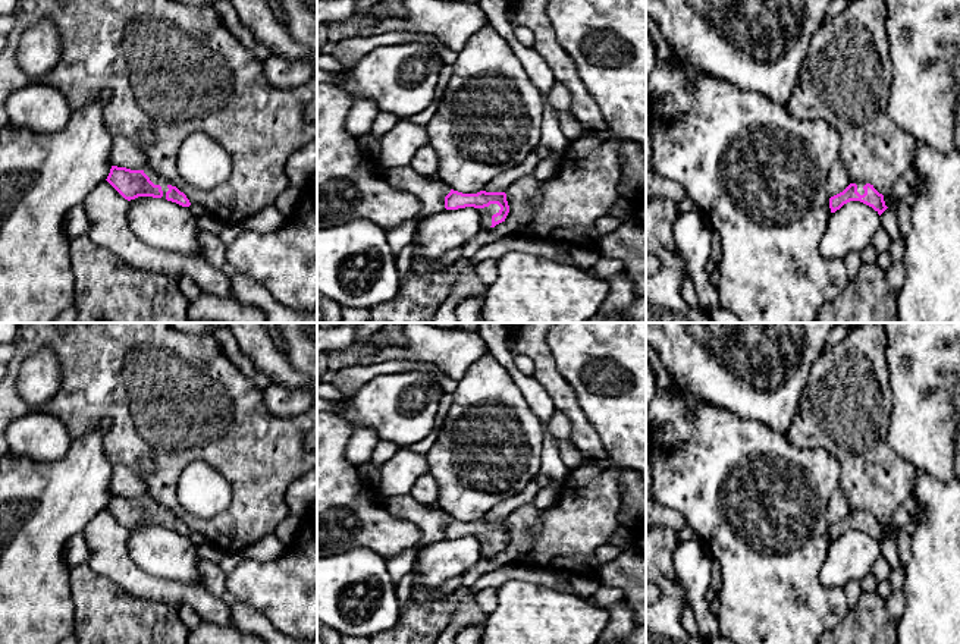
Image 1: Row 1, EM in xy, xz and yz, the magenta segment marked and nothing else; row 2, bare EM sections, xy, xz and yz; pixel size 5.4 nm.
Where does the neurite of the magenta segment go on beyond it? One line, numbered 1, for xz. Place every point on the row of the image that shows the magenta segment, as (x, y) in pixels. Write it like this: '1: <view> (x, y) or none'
1: xz (486, 213)

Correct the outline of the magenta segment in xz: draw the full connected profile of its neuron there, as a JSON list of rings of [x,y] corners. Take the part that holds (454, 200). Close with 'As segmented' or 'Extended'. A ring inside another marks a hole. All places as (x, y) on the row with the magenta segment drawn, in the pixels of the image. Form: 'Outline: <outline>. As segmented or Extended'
Outline: [[[451,189],[451,192],[445,197],[446,210],[465,207],[474,207],[479,210],[481,229],[490,229],[505,222],[509,213],[505,192],[480,191],[477,194],[462,194]]]. Extended

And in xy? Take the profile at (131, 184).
Outline: [[[112,166],[106,180],[128,201],[138,197],[153,197],[176,202],[182,207],[191,205],[183,192],[153,169],[131,170]]]. Extended

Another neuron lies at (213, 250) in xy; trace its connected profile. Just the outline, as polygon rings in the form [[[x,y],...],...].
[[[200,230],[198,244],[201,257],[216,268],[222,268],[226,263],[226,248],[219,235],[207,230]]]

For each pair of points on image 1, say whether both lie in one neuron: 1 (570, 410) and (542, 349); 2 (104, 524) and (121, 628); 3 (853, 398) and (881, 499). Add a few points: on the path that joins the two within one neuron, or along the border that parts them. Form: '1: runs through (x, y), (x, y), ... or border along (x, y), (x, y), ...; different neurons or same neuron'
1: runs through (564, 395), (548, 376), (545, 364); same neuron
2: border along (85, 564), (129, 591), (146, 596); different neurons
3: runs through (853, 423), (855, 434), (872, 474); same neuron

